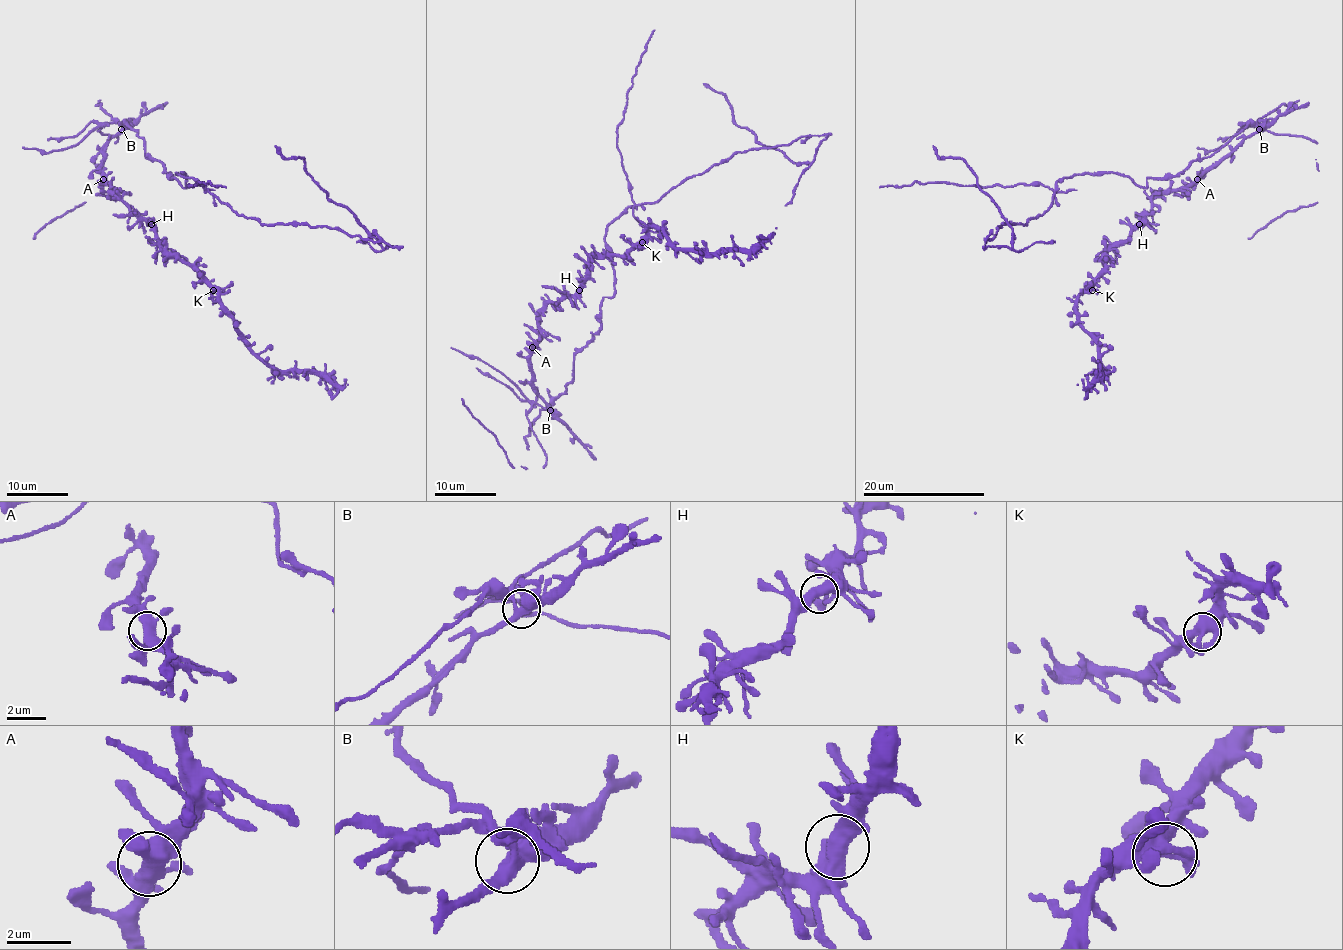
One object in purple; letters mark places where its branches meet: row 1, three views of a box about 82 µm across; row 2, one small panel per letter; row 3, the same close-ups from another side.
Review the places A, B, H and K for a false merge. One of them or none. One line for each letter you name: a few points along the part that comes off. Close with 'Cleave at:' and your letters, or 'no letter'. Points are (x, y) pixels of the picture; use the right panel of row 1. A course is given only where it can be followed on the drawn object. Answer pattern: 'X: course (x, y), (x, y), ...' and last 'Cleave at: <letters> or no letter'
B: course (1259, 128), (1145, 188), (1115, 172), (1057, 182), (1041, 215), (985, 241), (1011, 249), (977, 177), (933, 145)
Cleave at: B

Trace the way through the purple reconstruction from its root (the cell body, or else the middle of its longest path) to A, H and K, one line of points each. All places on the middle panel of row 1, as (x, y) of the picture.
A: (598, 331), (575, 355), (573, 378), (550, 407), (534, 384), (532, 347)
H: (598, 331), (575, 355), (573, 378), (550, 407), (530, 369), (538, 314), (579, 290)
K: (598, 331), (550, 407), (530, 369), (538, 314), (576, 293), (594, 258), (623, 256), (642, 242)

